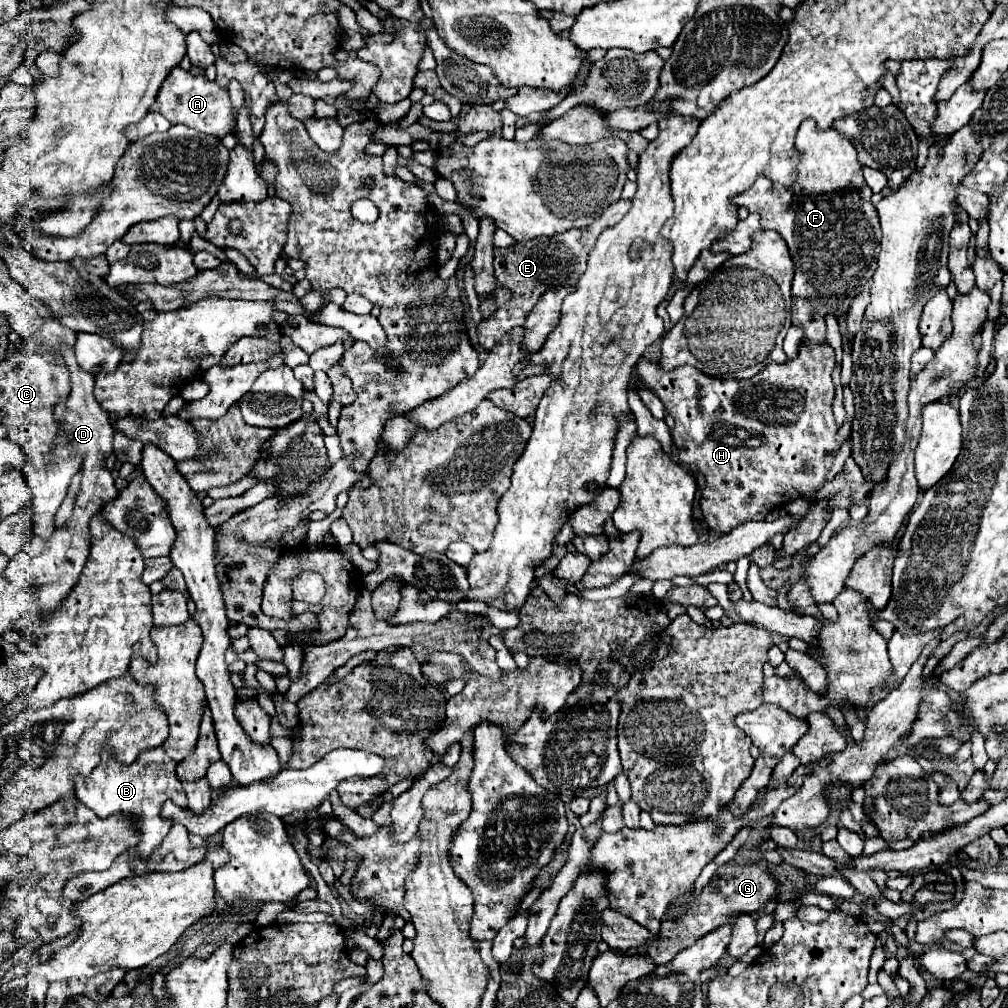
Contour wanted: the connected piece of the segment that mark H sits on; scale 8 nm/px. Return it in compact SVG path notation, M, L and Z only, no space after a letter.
M802 338L799 342L798 355L795 360L787 360L783 364L779 362L769 362L765 366L765 370L761 370L759 374L755 374L753 378L749 380L723 380L723 378L715 378L715 376L709 376L709 374L703 374L699 370L695 370L693 366L679 366L675 370L669 370L665 372L659 364L651 364L645 356L639 358L639 362L635 364L635 374L637 374L637 380L641 386L645 386L647 390L651 390L655 396L659 396L659 400L665 404L665 410L673 416L675 420L675 426L671 430L673 434L673 442L677 446L677 462L689 470L699 470L705 478L705 488L703 488L703 494L701 494L701 510L703 510L703 522L717 534L727 534L731 532L735 526L747 522L747 520L765 520L765 516L783 504L783 498L785 502L791 502L791 500L797 500L797 498L803 498L807 496L811 490L817 490L825 484L825 476L827 472L831 470L833 466L833 460L835 460L835 448L837 448L837 432L839 432L839 426L835 422L835 416L833 416L833 398L835 398L835 386L833 386L833 380L831 380L831 370L835 366L835 352L829 344L817 344L816 342L809 342L806 338Z

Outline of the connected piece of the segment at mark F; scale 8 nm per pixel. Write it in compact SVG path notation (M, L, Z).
M803 120L795 150L799 152L799 168L795 186L789 188L793 196L783 196L783 188L773 186L773 182L761 174L747 192L733 196L733 202L737 206L745 206L749 212L757 212L761 216L763 228L779 230L779 234L785 236L785 242L795 262L791 294L811 296L815 300L815 310L821 316L831 314L837 318L849 308L853 296L865 282L871 280L875 272L875 256L879 254L879 218L875 206L871 204L871 188L867 188L863 180L863 168L849 138L845 138L835 128L819 130L813 120Z

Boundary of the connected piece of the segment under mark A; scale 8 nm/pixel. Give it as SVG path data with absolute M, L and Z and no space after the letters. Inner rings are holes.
M175 66L165 78L165 82L161 84L161 90L151 110L163 114L171 124L185 124L189 128L195 128L199 132L205 132L217 138L225 138L227 134L235 130L233 104L229 100L227 88L219 86L217 82L207 80L203 74L193 76L191 72L181 70L179 66Z

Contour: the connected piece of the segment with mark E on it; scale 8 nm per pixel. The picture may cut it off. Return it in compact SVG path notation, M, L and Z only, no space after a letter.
M619 200L619 202L611 204L603 212L603 216L587 228L579 228L579 230L575 228L575 230L569 230L569 232L553 236L553 238L543 236L543 238L519 242L519 244L509 246L509 248L495 248L495 276L497 276L499 284L507 286L507 290L513 292L515 300L511 304L505 304L503 308L499 308L491 318L483 320L477 326L479 344L487 352L491 352L495 348L495 344L501 340L501 336L505 336L511 328L525 324L527 312L531 312L531 308L537 304L537 298L543 292L547 292L547 288L563 288L563 286L571 288L571 286L575 286L579 276L587 268L587 258L589 258L601 230L617 224L629 208L631 208L631 200Z

